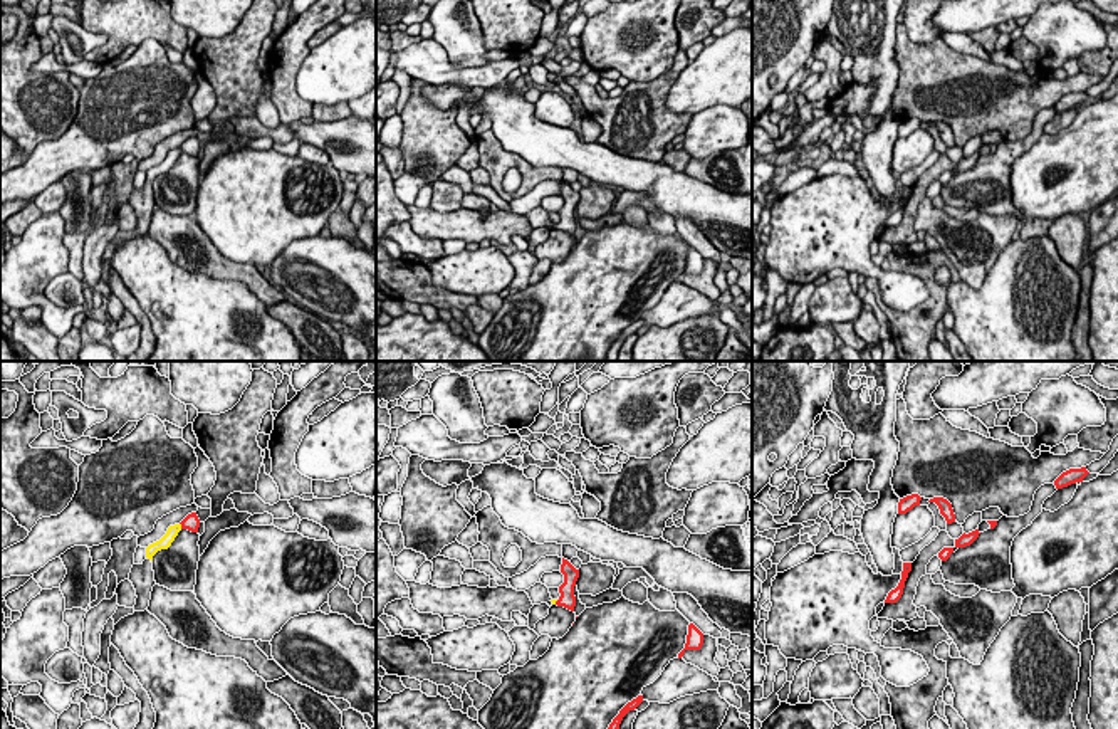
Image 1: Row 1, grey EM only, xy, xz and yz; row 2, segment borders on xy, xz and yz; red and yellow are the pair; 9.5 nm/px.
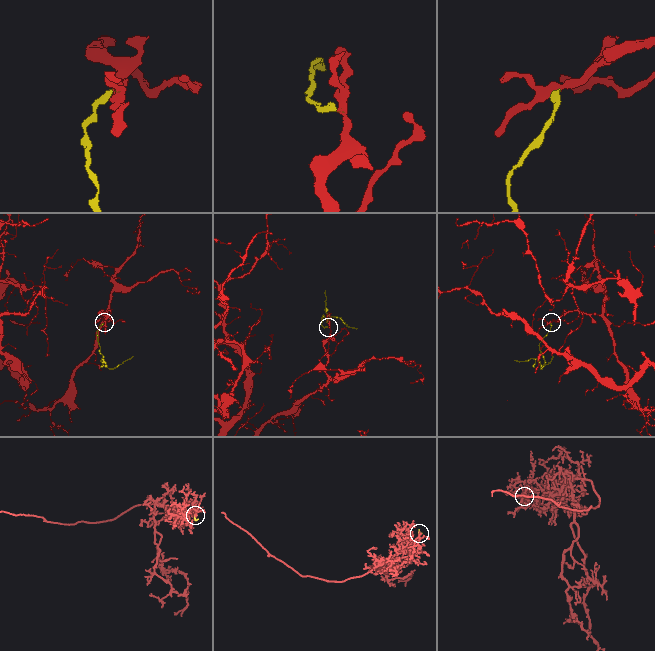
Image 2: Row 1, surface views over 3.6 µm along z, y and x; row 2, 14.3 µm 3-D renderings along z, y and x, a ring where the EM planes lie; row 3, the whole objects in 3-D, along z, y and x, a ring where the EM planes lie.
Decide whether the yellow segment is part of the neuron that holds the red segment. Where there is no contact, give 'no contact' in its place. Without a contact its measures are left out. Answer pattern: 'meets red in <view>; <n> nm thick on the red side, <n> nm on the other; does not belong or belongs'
meets red in xy; 160 nm thick on the red side, 120 nm on the other; belongs

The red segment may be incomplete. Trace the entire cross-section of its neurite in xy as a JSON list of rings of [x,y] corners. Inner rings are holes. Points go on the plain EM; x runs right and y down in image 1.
[[[196,136],[188,138],[180,148],[170,149],[166,158],[159,165],[146,171],[146,181],[153,185],[153,180],[158,175],[168,173],[181,153],[198,156],[198,151],[200,151],[200,143]]]

